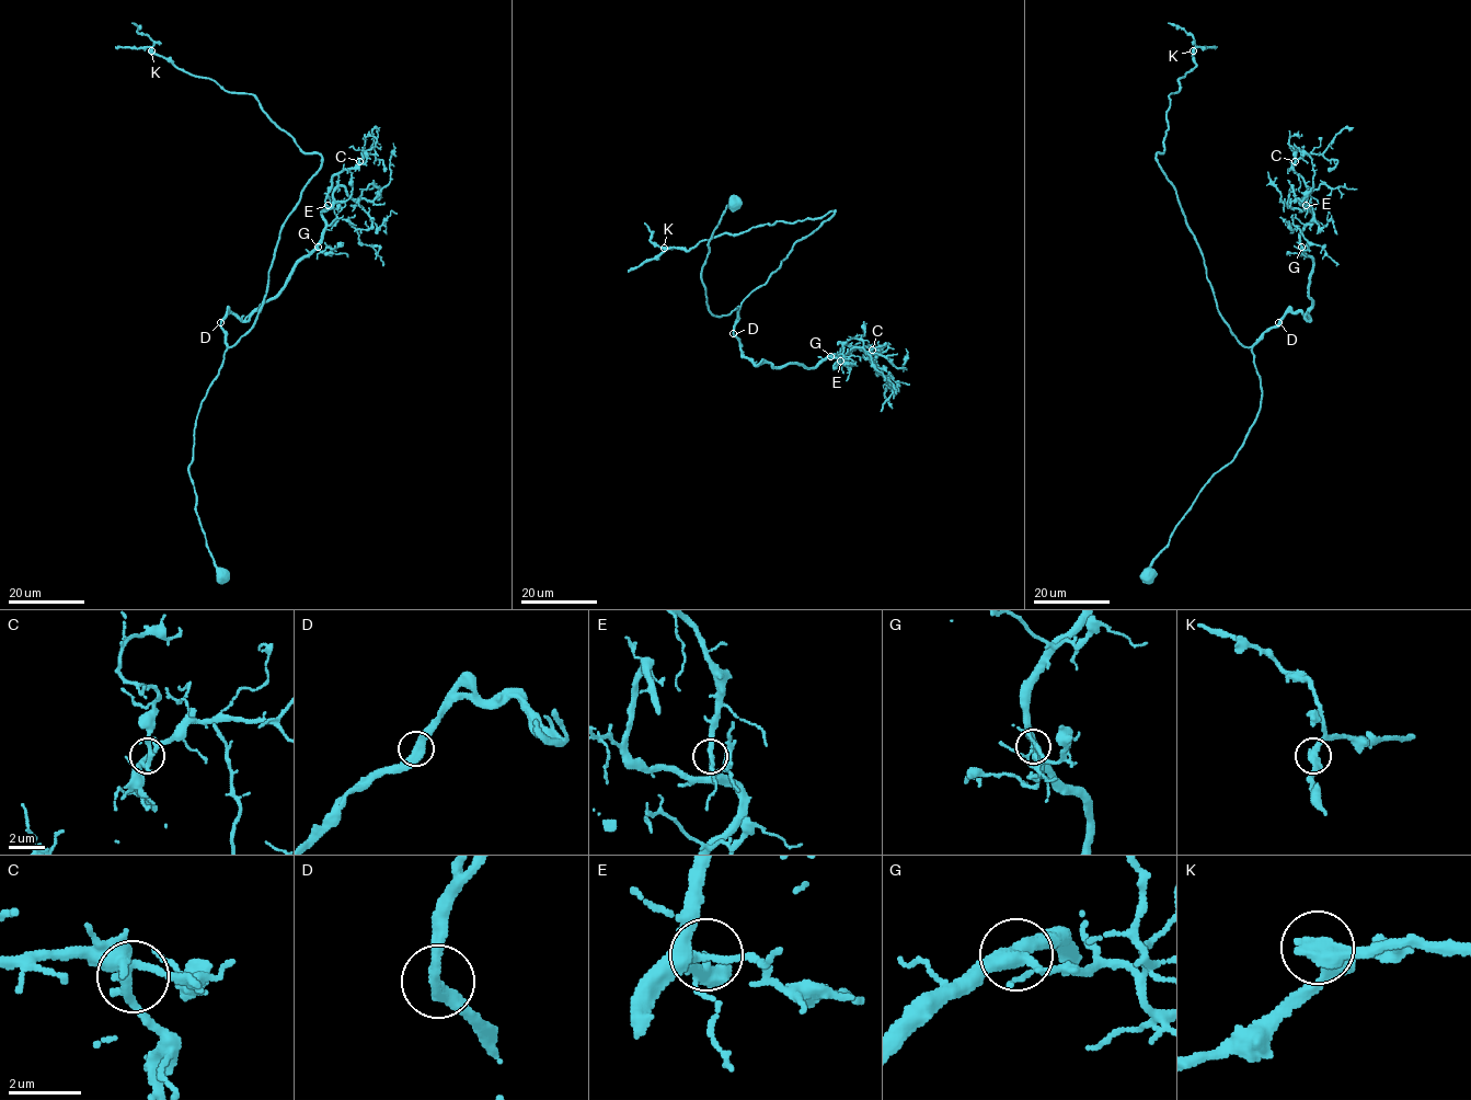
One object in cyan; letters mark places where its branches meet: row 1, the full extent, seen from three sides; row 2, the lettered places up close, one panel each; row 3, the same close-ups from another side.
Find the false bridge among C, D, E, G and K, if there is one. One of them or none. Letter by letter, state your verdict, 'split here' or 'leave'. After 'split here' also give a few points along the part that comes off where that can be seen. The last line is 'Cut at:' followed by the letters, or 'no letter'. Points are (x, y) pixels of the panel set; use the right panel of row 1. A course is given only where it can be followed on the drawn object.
C: leave
D: leave
E: leave
G: leave
K: leave
Cut at: no letter

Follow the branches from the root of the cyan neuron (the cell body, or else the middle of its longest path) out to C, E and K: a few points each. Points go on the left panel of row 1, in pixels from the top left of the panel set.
C: (220, 574), (188, 466), (227, 348), (221, 319), (244, 320), (278, 294), (320, 239), (332, 178), (359, 161)
E: (220, 574), (188, 466), (227, 348), (221, 319), (244, 320), (278, 294), (328, 205)
K: (220, 574), (188, 471), (195, 422), (226, 348), (252, 325), (280, 228), (321, 157), (252, 94), (151, 50)

